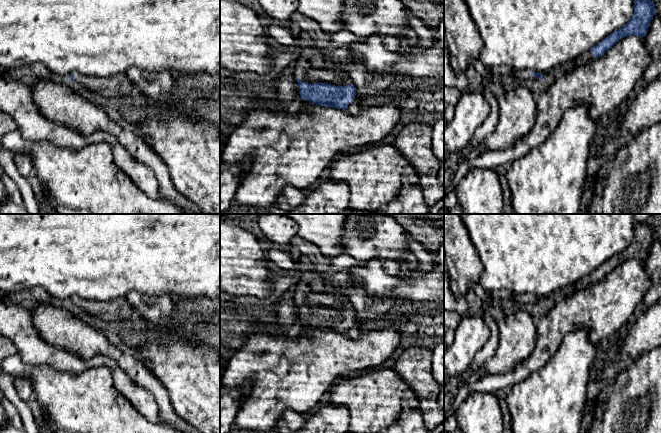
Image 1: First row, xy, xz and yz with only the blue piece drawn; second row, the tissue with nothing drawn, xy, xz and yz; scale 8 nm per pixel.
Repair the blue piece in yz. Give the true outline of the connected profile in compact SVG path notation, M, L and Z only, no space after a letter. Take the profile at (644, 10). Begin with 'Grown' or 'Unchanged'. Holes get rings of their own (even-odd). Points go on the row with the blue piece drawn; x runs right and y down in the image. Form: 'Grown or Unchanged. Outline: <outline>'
Unchanged. Outline: M634 0L634 13L632 18L623 27L615 30L591 48L591 53L595 58L598 58L624 37L630 35L644 37L647 34L655 11L656 8L653 1Z

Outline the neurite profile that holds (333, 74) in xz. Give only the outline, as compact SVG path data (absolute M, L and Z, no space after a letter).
M327 60L326 68L309 70L305 75L305 79L310 82L320 82L335 86L342 86L341 80L345 76L348 75L344 65Z

